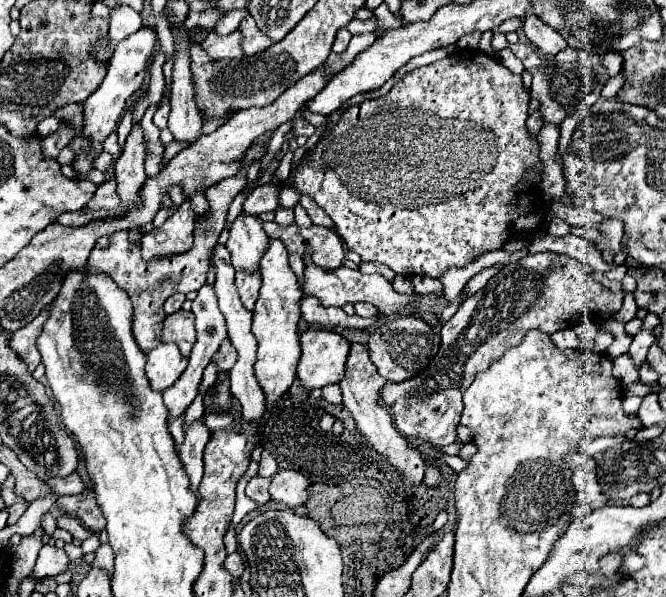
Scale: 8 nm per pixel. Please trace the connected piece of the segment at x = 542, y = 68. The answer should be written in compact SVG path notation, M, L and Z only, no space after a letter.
M517 42L517 44L509 44L509 48L525 64L525 70L531 72L531 76L533 76L533 84L531 84L529 94L533 100L539 102L539 118L543 124L559 126L563 122L563 118L567 118L569 114L575 114L577 110L585 110L599 100L599 92L607 80L603 64L597 64L593 70L583 68L577 62L563 64L559 68L553 58L539 56L537 48L531 44Z

